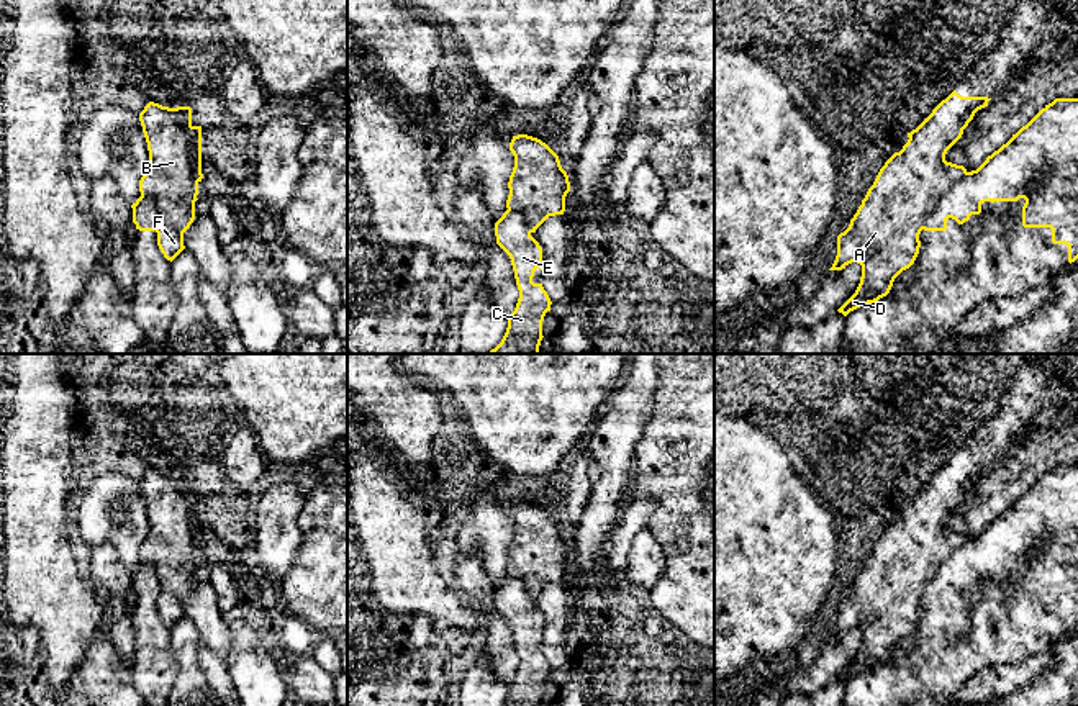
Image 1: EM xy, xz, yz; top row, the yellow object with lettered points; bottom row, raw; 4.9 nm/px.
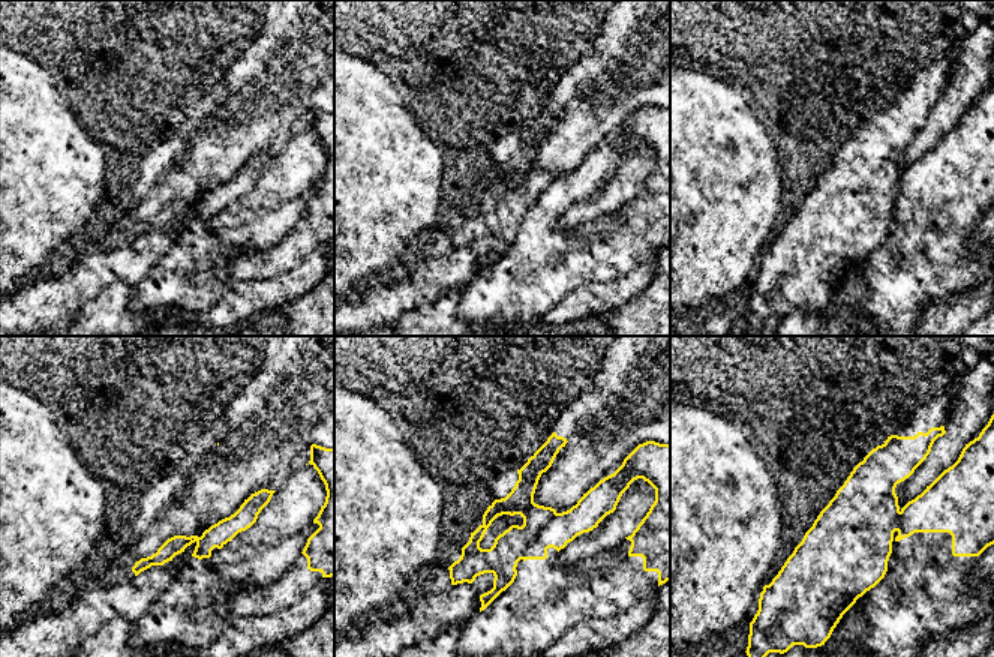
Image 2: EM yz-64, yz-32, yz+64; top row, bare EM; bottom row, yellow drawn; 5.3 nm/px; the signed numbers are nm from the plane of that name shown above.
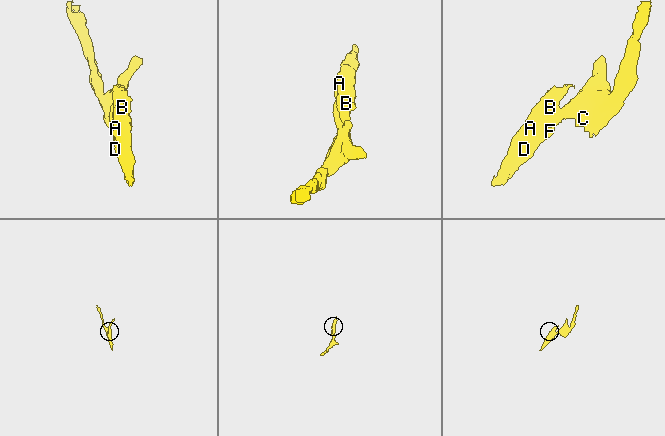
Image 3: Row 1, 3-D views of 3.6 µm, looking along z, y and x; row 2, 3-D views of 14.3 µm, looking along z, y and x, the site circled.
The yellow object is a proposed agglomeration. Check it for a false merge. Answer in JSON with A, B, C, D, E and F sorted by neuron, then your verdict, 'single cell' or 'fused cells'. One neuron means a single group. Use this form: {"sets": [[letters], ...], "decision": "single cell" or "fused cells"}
{"sets": [["A", "B", "D", "F"], ["C", "E"]], "decision": "fused cells"}

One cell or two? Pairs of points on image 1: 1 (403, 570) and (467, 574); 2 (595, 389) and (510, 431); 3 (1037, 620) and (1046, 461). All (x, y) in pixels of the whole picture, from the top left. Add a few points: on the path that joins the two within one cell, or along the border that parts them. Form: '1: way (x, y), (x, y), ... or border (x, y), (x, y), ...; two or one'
1: border (457, 554), (456, 580), (466, 592); two
2: way (574, 389), (552, 389), (531, 410); one
3: border (1055, 466), (1046, 472); two

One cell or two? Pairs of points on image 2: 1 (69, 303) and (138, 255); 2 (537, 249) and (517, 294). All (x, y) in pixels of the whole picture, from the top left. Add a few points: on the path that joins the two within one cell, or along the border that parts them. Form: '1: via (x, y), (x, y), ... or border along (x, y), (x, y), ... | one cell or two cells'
1: via (86, 287), (102, 270), (122, 264) | one cell
2: via (537, 260), (537, 272), (525, 284) | one cell

